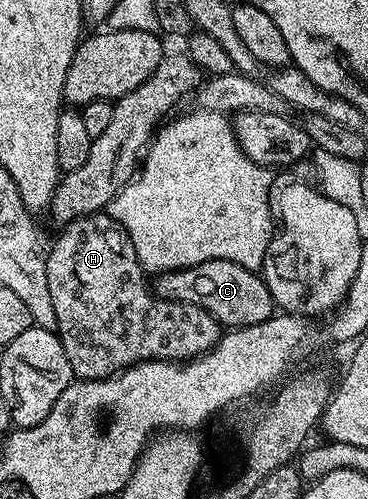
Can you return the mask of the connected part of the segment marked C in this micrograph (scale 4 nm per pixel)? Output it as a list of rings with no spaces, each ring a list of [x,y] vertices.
[[[204,260],[183,270],[165,270],[153,279],[152,289],[158,298],[204,308],[223,328],[260,324],[276,312],[274,297],[261,273],[244,268],[232,260]]]

